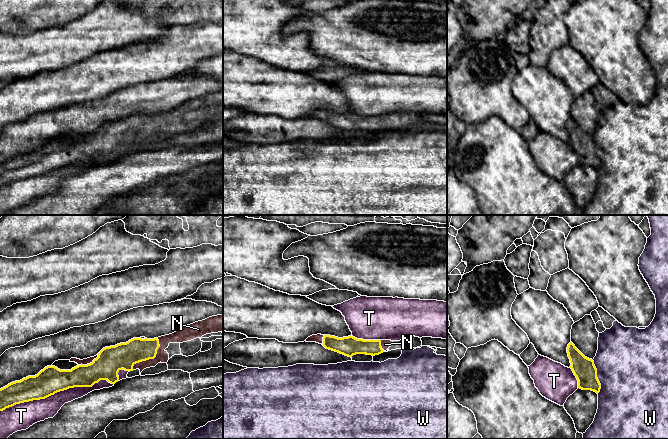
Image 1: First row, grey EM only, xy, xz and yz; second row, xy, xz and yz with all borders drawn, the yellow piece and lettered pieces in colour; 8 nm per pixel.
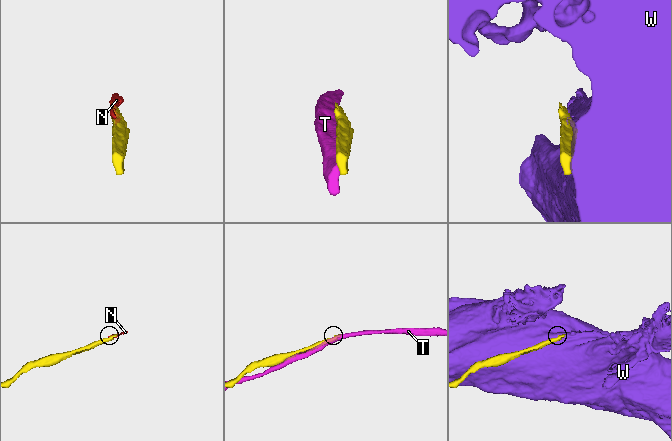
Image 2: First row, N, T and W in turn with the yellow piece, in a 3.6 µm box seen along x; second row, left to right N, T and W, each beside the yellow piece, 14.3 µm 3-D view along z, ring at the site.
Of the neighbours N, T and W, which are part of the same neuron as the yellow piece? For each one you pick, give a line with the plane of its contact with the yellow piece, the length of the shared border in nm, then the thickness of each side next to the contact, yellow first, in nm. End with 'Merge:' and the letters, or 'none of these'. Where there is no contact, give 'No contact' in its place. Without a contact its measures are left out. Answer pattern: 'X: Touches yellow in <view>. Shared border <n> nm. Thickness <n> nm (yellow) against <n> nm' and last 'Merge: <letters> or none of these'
N: Touches yellow in xy. Shared border 320 nm. Thickness 200 nm (yellow) against 100 nm
Merge: N

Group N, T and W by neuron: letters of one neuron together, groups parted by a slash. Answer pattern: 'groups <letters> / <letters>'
groups N / T / W

